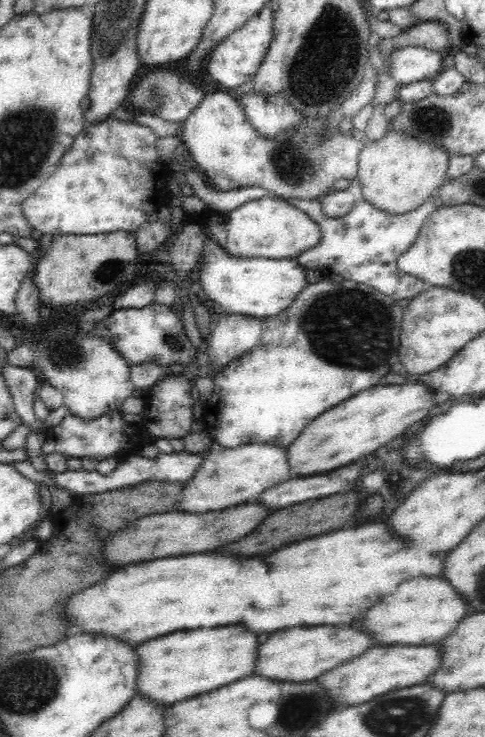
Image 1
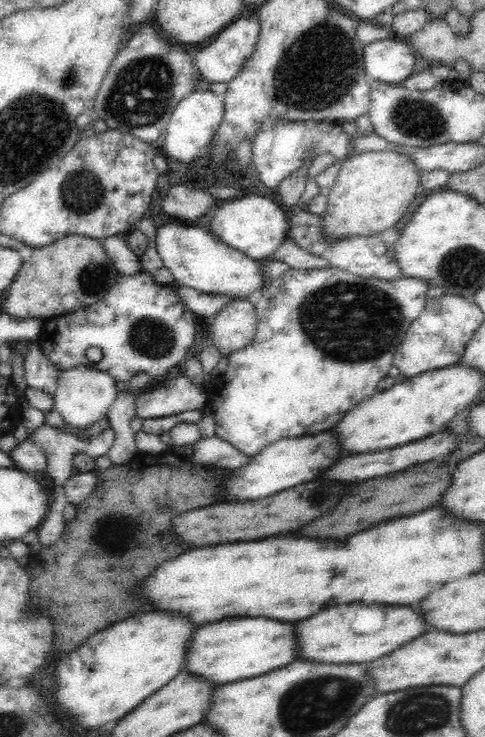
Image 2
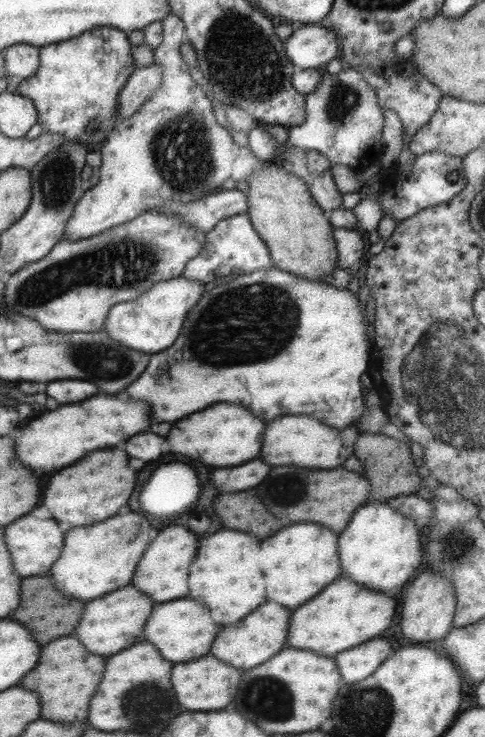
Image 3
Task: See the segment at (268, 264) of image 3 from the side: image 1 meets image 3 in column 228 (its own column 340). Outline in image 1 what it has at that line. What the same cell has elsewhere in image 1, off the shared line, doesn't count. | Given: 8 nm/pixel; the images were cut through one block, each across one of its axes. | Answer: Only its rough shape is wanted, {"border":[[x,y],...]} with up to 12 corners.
{"border":[[437,193],[390,214],[356,198],[328,218],[314,198],[280,199],[320,227],[294,258],[310,273],[412,298],[428,283],[400,271]]}

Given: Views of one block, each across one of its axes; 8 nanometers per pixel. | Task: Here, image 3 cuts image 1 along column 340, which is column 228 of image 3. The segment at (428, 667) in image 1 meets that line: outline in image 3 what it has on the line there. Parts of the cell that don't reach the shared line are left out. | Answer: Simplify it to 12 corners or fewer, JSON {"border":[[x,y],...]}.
{"border":[[209,653],[172,664],[185,710],[221,710],[241,670]]}

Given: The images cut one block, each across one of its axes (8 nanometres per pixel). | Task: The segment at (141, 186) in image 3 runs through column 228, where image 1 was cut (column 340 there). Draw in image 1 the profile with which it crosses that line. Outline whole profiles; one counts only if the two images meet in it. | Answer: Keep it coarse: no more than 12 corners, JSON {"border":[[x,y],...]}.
{"border":[[230,90],[179,126],[220,190],[319,199],[355,178],[358,129],[324,117],[264,138]]}

